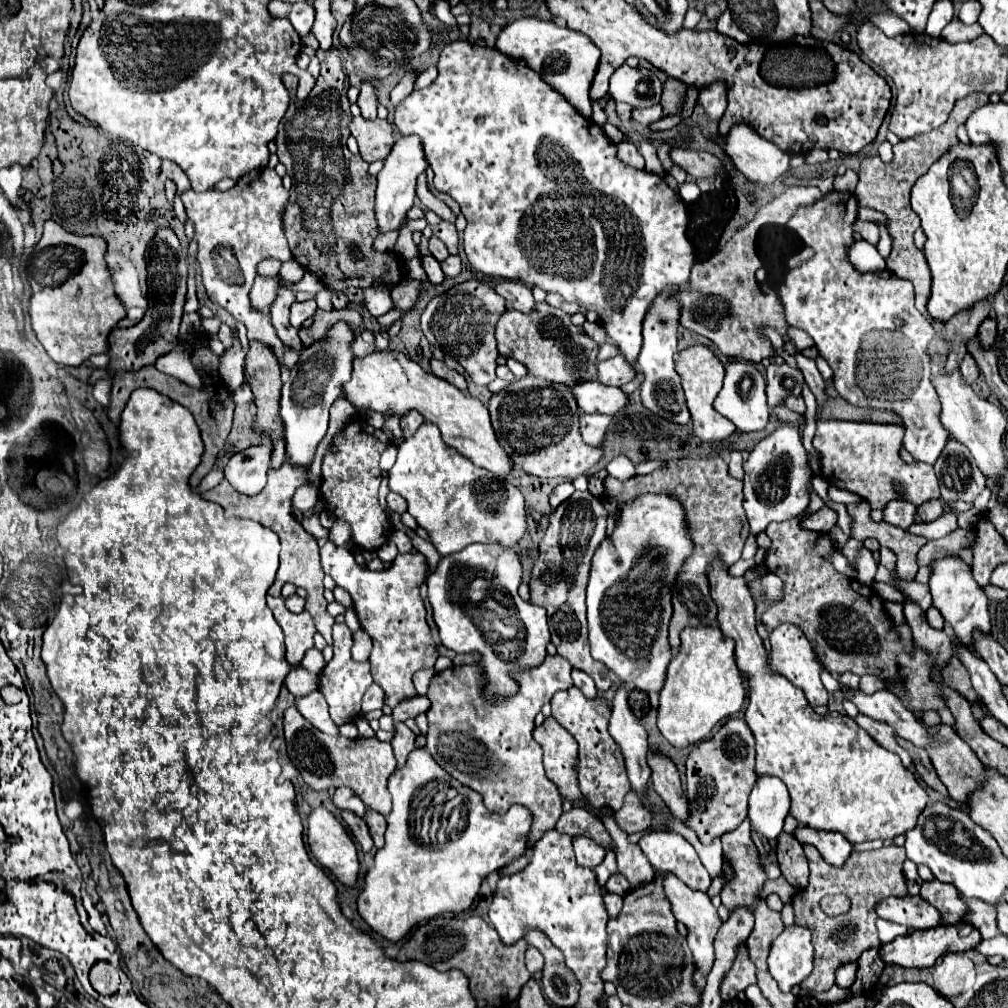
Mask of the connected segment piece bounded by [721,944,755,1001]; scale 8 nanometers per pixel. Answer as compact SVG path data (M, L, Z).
M741 944L737 950L737 960L721 984L721 998L723 1001L729 1001L739 992L743 992L749 984L755 984L755 966L747 956L745 944Z

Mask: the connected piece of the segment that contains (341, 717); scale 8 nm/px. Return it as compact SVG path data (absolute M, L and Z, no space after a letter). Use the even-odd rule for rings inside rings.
M335 624L333 626L333 660L327 662L327 666L321 672L321 684L319 690L323 692L327 704L329 704L329 714L331 720L341 726L347 722L353 722L359 714L361 714L361 698L367 690L367 686L371 686L373 678L369 672L369 662L355 662L351 658L351 646L353 646L353 634L345 624Z

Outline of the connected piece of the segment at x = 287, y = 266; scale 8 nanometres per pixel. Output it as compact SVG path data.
M295 260L283 262L281 272L279 272L279 276L281 276L283 280L287 280L287 282L299 282L299 280L303 278L303 274L305 274L303 266L299 266Z

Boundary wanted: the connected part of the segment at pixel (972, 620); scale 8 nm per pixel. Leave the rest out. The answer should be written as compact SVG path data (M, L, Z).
M945 552L941 558L935 558L931 564L931 576L929 576L929 590L933 594L933 606L941 612L945 622L953 628L951 632L959 642L965 646L971 646L971 634L973 630L991 630L991 620L989 620L989 600L983 592L983 588L973 580L969 564L951 552Z

